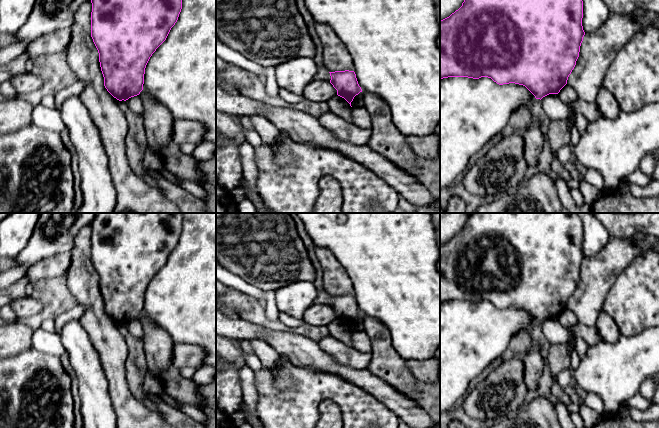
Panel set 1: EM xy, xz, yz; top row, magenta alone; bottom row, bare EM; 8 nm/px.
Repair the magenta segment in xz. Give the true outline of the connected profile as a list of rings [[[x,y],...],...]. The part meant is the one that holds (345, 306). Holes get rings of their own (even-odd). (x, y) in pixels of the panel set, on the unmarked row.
[[[335,295],[329,296],[331,300],[330,307],[337,314],[337,319],[344,322],[351,330],[354,321],[362,316],[358,308],[354,295]]]

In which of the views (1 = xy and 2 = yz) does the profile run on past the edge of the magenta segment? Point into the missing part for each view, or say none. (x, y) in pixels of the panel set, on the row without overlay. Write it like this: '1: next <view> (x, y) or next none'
1: next none
2: next none

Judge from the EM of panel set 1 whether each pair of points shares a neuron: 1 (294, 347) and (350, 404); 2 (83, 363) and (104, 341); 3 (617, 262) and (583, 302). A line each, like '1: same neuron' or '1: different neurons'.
1: different neurons
2: different neurons
3: same neuron

